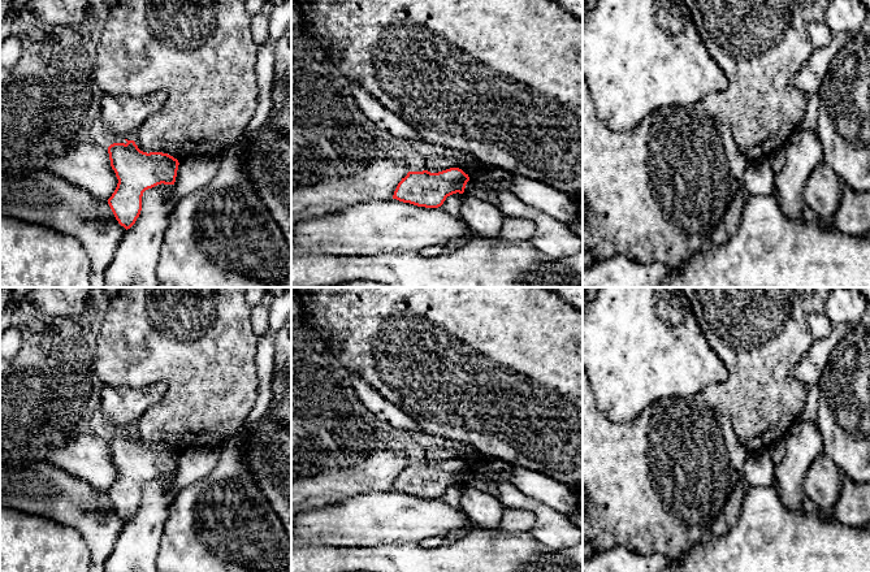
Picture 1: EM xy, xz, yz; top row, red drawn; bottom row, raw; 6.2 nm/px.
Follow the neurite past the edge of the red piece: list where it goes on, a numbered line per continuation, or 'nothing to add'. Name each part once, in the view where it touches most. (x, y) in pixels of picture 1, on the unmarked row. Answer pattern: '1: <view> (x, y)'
nothing to add

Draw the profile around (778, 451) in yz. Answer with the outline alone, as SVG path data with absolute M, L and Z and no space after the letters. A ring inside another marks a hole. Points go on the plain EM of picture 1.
M780 439L771 450L771 459L774 460L775 465L779 464L784 455L785 455L785 439Z

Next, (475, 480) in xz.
M468 472L466 476L464 482L475 489L479 489L480 491L485 491L498 499L498 485L479 473Z

